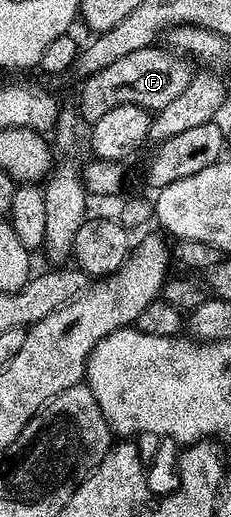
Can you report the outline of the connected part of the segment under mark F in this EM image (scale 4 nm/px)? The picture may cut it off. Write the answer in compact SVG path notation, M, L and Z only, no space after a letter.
M152 45L145 49L137 49L137 53L129 53L129 57L113 61L109 69L101 69L101 73L93 73L82 80L78 114L82 122L84 119L84 124L90 125L105 117L109 109L126 103L157 113L165 109L165 105L171 104L191 84L192 74L192 64L184 56L166 46Z

